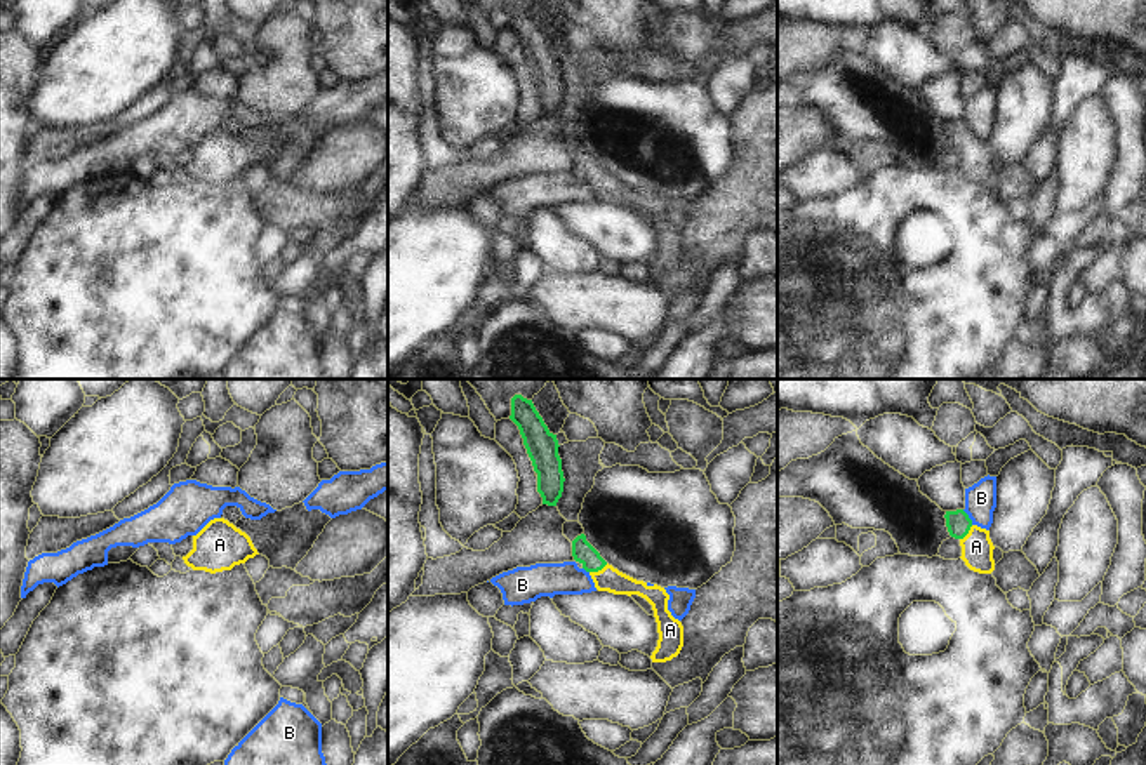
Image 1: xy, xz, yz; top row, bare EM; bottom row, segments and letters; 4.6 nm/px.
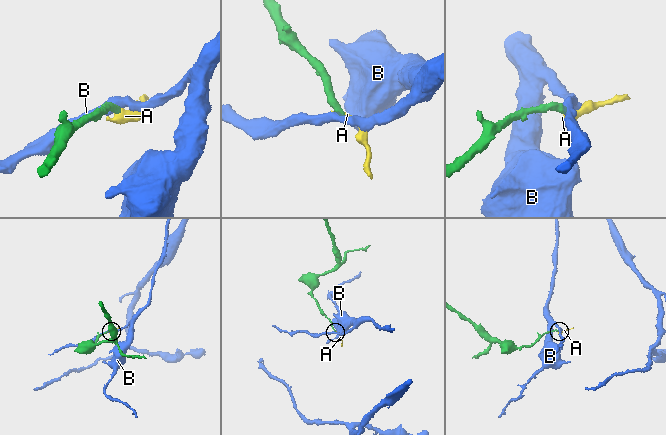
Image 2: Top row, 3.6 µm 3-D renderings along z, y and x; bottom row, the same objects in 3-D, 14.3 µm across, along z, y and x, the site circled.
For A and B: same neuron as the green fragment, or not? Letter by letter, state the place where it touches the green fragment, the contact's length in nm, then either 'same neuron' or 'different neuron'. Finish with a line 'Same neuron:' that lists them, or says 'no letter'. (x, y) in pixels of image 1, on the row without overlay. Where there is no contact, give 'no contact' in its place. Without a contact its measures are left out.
A: meets green in xz at (599, 179); contact 100 nm long; same neuron
B: meets green in yz at (967, 127); contact 90 nm long; different neuron
Same neuron: A

